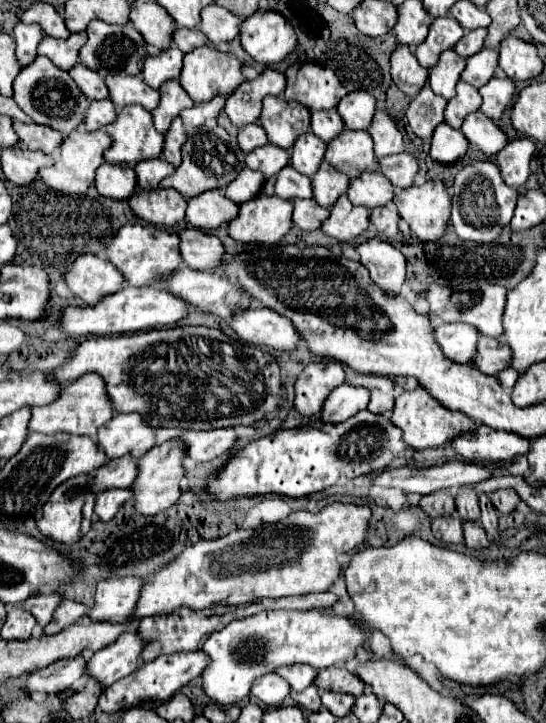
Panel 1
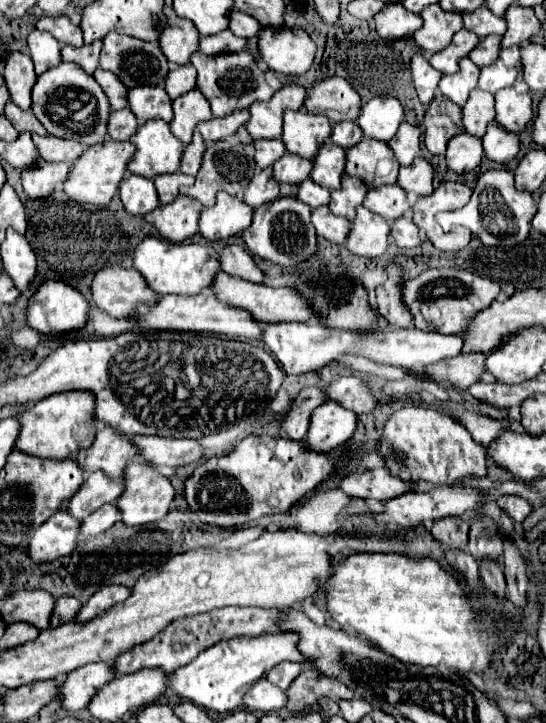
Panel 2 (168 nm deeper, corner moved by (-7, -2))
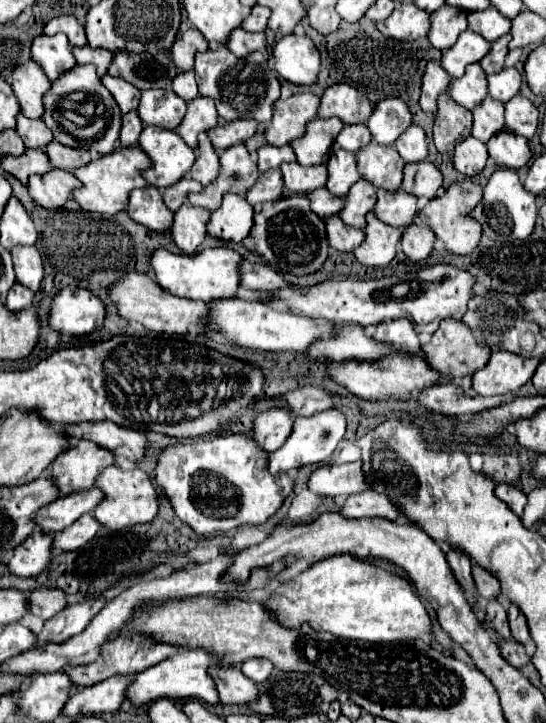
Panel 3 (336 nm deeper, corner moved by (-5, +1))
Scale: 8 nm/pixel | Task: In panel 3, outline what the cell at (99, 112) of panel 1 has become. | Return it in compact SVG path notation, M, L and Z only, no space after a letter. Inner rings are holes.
M128 112L122 116L122 128L120 128L120 142L122 146L134 146L138 144L138 136L142 132L144 124L138 118L136 112Z

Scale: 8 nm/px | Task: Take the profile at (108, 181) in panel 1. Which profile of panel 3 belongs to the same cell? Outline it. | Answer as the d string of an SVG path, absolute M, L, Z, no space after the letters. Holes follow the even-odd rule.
M146 186L130 192L128 216L154 232L166 232L174 214L164 206L160 190L154 186Z

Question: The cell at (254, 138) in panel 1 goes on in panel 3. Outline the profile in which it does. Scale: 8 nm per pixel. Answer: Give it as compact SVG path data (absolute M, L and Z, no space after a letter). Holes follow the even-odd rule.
M262 146L258 148L258 170L266 172L270 168L278 168L282 162L292 162L296 160L294 152L290 146Z

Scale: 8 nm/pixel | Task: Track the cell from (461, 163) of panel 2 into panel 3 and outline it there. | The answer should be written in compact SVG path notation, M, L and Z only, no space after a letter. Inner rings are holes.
M468 136L466 140L462 140L462 144L456 144L454 154L454 168L466 176L476 176L482 172L482 168L486 166L488 160L488 152L486 152L486 144Z

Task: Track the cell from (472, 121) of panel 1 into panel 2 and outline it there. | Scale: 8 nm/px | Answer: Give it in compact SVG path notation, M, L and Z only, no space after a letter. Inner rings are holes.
M492 121L488 125L488 131L482 137L482 143L484 143L486 157L496 161L496 163L508 163L520 151L518 135L510 133L510 131L504 131L504 127L500 127L496 121Z

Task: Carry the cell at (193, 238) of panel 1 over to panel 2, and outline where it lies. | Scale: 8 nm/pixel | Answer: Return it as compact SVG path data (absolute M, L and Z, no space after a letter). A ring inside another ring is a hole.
M228 245L220 255L220 265L222 265L222 271L226 271L228 275L234 275L238 279L252 281L252 283L264 283L264 277L266 277L264 271L254 263L250 253L240 245Z

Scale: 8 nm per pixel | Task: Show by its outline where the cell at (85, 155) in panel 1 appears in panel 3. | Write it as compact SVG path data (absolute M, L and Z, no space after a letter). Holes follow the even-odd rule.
M118 146L114 152L110 152L110 156L100 156L98 160L92 160L90 164L74 170L74 176L82 182L82 186L76 188L72 196L82 206L82 210L96 212L102 216L112 216L120 210L126 210L130 190L148 186L146 180L142 178L142 170L148 166L150 166L150 158L138 146L134 148Z

